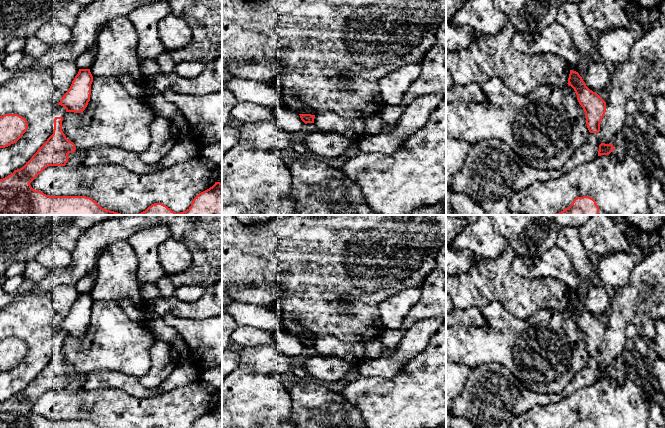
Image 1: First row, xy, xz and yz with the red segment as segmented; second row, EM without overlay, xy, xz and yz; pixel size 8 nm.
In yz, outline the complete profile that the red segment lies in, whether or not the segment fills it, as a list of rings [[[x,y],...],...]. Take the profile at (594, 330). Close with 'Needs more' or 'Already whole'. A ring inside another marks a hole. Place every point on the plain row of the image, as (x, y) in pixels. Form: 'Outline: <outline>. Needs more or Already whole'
Outline: [[[570,294],[568,307],[576,319],[577,324],[585,336],[586,348],[590,357],[598,357],[602,342],[605,340],[606,326],[590,314],[578,296]]]. Already whole

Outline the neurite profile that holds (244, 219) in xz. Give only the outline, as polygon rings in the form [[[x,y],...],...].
[[[233,215],[239,222],[244,225],[253,225],[257,222],[269,223],[280,218],[287,218],[291,215]]]

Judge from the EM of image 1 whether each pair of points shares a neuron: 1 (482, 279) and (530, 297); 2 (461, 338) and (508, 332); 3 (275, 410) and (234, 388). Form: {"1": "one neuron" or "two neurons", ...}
{"1": "one neuron", "2": "one neuron", "3": "one neuron"}

